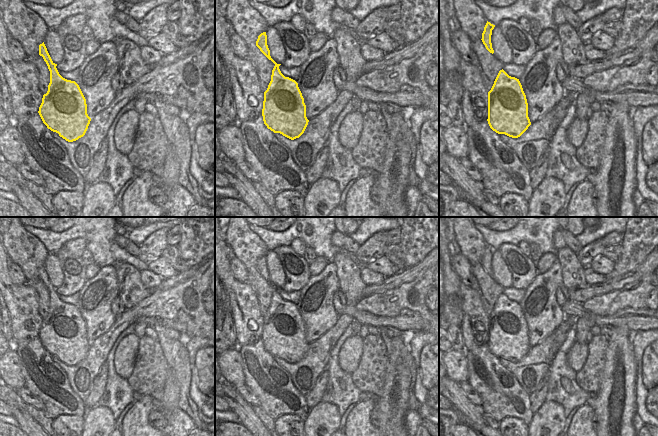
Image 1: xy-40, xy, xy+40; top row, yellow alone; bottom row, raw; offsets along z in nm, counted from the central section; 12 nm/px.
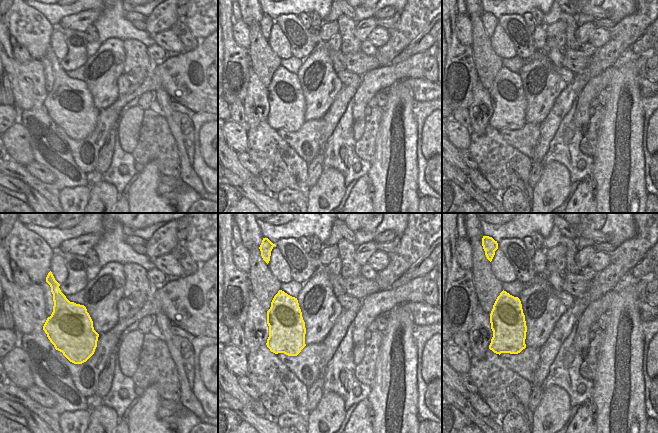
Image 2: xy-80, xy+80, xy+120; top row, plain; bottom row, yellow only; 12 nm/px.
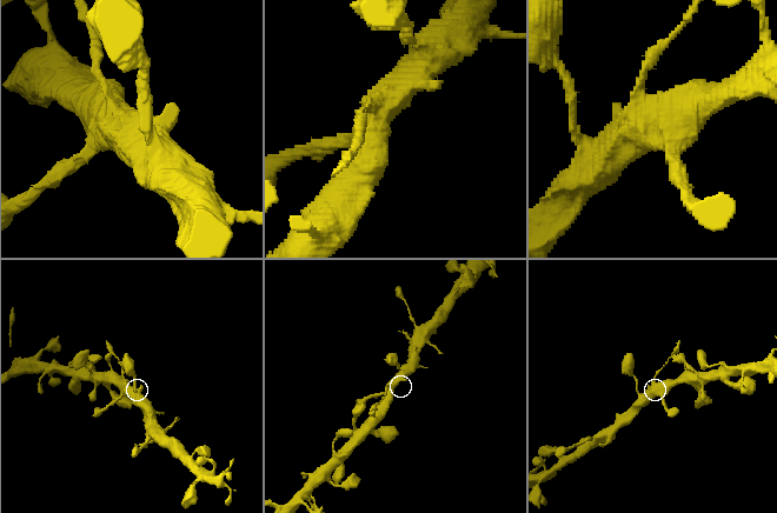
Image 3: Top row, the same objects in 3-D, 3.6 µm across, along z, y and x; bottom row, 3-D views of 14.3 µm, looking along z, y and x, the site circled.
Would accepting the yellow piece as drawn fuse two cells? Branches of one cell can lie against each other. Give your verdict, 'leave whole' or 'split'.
split

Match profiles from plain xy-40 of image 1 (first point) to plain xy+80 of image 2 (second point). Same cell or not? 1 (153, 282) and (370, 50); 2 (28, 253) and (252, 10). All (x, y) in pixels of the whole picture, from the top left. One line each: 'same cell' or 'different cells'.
1: same cell
2: same cell

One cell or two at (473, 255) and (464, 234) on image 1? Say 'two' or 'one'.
one

